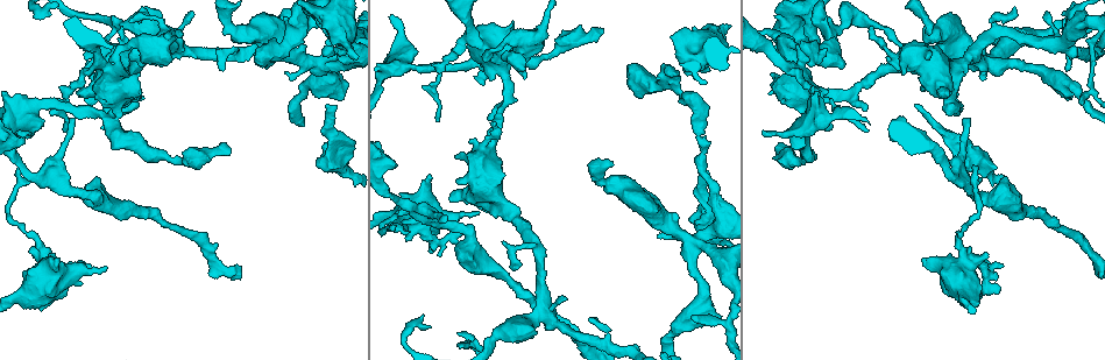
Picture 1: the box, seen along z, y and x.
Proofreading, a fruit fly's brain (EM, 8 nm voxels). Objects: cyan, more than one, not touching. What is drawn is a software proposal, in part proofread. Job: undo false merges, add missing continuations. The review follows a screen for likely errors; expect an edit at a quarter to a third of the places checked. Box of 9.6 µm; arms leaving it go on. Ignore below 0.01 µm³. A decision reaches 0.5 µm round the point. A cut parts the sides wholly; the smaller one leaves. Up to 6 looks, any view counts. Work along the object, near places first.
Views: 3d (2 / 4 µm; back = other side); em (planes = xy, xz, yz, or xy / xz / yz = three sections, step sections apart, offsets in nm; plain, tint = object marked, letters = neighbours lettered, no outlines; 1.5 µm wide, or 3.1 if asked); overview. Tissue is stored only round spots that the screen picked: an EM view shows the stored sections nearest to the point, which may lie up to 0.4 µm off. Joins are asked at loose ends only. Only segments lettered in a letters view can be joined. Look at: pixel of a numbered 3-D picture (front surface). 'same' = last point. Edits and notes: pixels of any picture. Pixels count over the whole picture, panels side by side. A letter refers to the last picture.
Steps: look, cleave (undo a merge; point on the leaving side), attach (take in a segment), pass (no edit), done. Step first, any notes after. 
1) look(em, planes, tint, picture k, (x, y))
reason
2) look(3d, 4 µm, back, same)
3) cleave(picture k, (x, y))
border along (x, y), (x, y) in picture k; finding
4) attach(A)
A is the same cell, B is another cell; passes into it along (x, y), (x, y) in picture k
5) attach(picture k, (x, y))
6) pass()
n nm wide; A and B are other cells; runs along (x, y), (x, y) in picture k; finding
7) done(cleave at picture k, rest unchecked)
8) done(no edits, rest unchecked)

look(3d, 2 µm, picture 1, (329, 104))
branch stops here

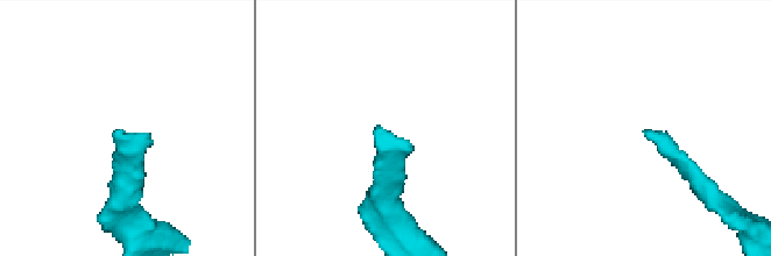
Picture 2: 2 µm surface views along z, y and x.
look(em, planes, tint, picture 2, (118, 133))
need the tissue

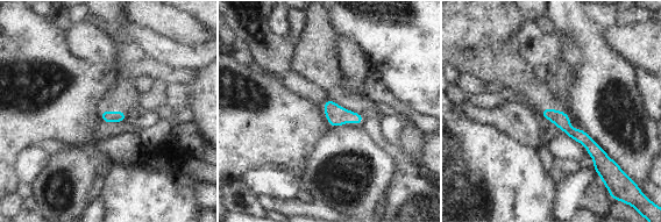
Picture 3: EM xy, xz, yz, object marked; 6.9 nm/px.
look(em, planes, letters, same)
see the neighbours

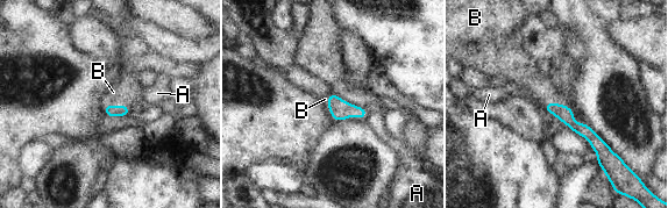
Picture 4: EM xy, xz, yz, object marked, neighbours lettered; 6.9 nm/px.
attach(B)
B touches over 70 nm; B is the same cell, A is another cell; passes into it along (562, 112), (547, 104), (526, 74) in picture 4; the cell continues

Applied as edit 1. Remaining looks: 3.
look(em, xy, step 4, letters, picture 1, (922, 91))
branch stops here

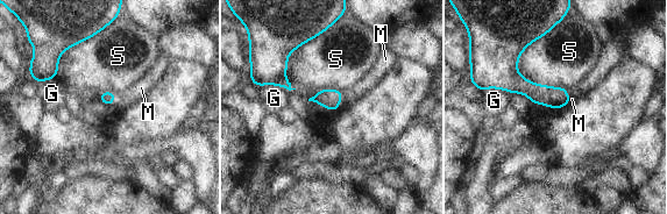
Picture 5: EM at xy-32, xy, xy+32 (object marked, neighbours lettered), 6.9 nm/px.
look(em, xz, step 8, letters, same)
another direction

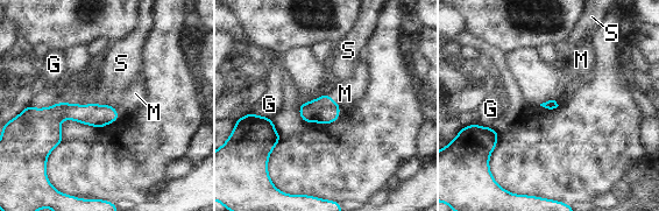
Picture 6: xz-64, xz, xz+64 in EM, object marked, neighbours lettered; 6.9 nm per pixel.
attach(M)
M is the same cell, G and S are other cells; passes into it along (324, 110), (339, 105), (345, 93) in picture 6; the cell continues

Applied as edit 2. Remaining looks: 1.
done(attach at picture 4, attach at picture 6, rest unchecked)

